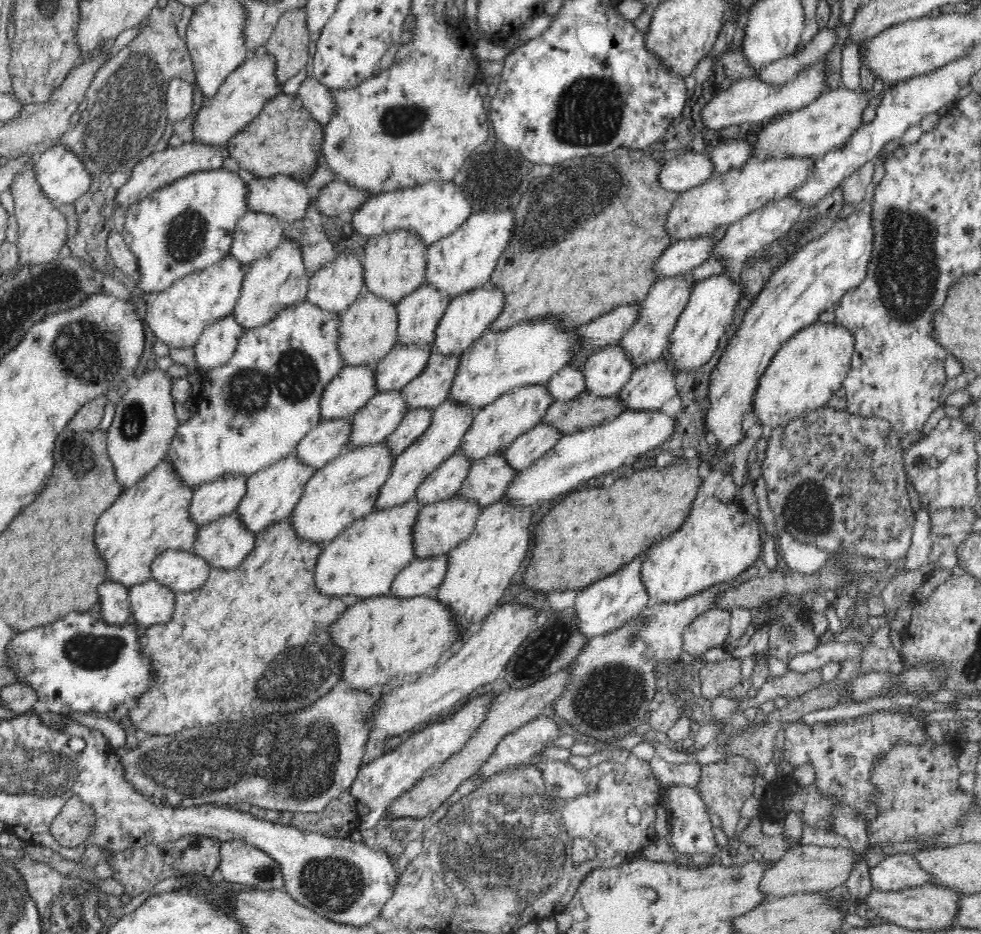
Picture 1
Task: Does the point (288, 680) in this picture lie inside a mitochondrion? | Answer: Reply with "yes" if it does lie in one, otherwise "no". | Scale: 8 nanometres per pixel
yes

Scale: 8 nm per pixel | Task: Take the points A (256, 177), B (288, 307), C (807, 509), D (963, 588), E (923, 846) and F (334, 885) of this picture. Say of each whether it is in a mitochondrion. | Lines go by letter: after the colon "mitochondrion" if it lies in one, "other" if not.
A: other
B: other
C: mitochondrion
D: other
E: other
F: mitochondrion

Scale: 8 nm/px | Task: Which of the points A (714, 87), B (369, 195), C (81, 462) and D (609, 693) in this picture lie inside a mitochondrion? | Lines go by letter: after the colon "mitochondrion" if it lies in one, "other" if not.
A: other
B: other
C: mitochondrion
D: mitochondrion

